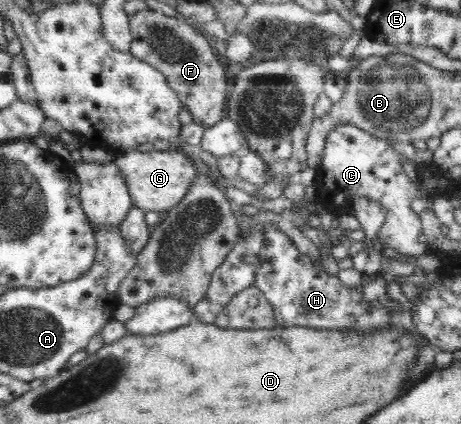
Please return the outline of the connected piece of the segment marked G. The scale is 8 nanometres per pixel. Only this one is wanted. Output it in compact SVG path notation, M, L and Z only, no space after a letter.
M176 148L145 153L138 150L119 152L114 162L124 176L134 206L145 212L167 211L181 203L192 181L201 174L190 157Z

